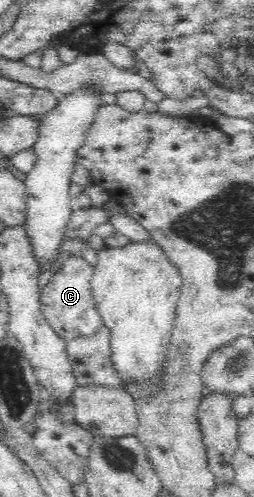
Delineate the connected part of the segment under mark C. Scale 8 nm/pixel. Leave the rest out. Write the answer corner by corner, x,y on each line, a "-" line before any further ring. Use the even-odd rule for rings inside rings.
71,256
41,290
41,312
48,325
66,343
80,336
94,336
103,326
91,289
94,267
84,258

